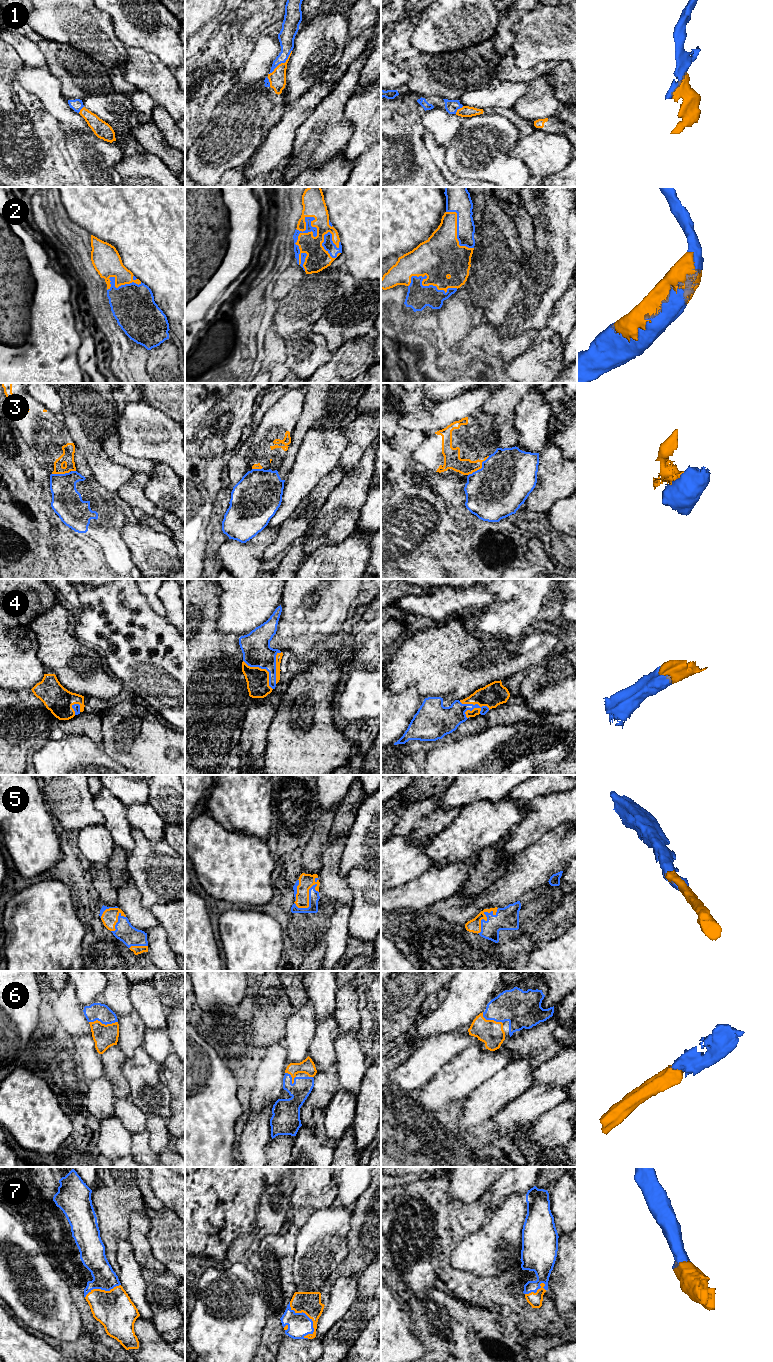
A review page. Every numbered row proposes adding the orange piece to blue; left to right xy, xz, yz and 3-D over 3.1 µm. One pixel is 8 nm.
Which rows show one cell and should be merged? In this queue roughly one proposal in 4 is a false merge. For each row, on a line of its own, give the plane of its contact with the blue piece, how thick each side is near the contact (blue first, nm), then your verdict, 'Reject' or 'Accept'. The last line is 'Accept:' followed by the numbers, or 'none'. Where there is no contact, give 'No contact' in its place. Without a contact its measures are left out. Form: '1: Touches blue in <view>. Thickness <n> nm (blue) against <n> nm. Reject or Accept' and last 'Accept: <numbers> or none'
1: Touches blue in xz. Thickness 130 nm (blue) against 140 nm. Accept
2: Touches blue in xz. Thickness 60 nm (blue) against 190 nm. Accept
3: Touches blue in yz. Thickness 440 nm (blue) against 140 nm. Reject
4: Touches blue in yz. Thickness 190 nm (blue) against 190 nm. Accept
5: Touches blue in xz. Thickness 90 nm (blue) against 120 nm. Accept
6: Touches blue in xy. Thickness 140 nm (blue) against 190 nm. Accept
7: Touches blue in xz. Thickness 190 nm (blue) against 180 nm. Accept
Accept: 1, 2, 4, 5, 6, 7

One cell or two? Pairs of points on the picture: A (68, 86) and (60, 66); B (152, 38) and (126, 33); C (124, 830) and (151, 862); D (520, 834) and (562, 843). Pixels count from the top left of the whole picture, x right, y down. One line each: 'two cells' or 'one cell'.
A: one cell
B: one cell
C: two cells
D: two cells

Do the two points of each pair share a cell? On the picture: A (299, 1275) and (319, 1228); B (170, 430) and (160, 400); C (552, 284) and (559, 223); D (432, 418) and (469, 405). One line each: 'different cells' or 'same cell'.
A: same cell
B: different cells
C: same cell
D: same cell

